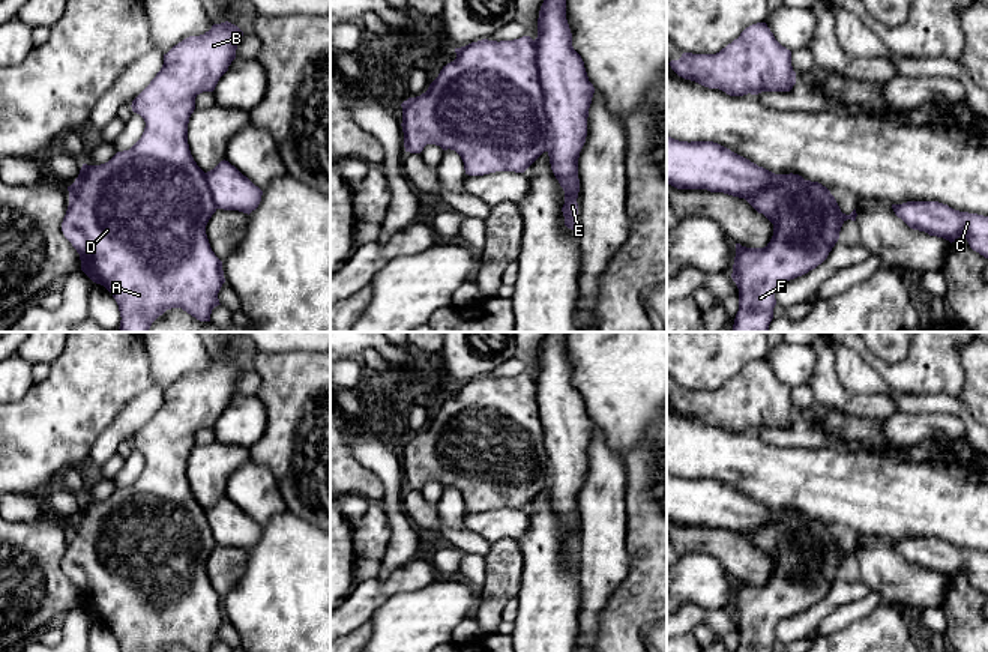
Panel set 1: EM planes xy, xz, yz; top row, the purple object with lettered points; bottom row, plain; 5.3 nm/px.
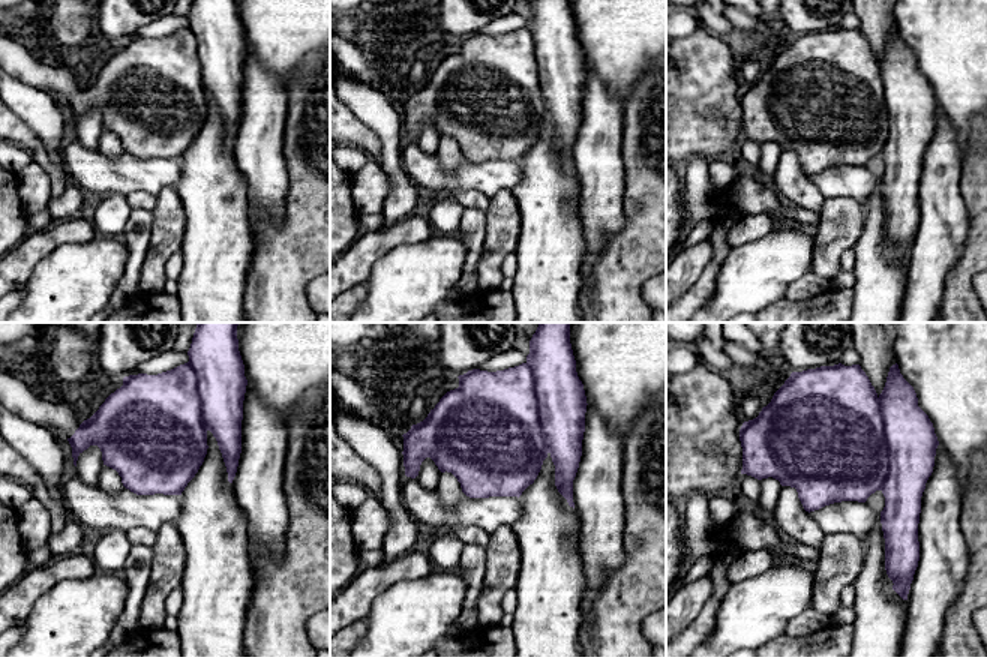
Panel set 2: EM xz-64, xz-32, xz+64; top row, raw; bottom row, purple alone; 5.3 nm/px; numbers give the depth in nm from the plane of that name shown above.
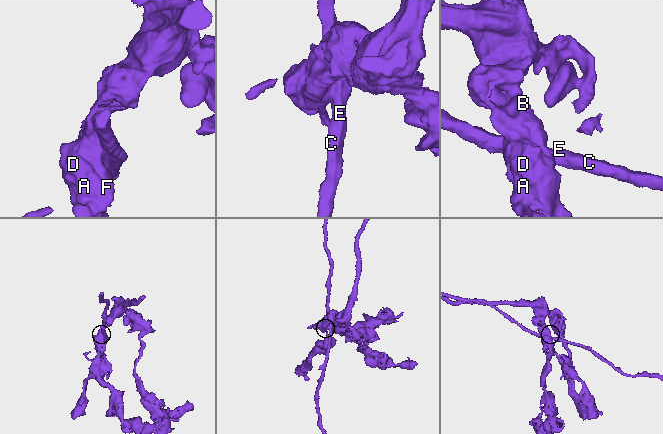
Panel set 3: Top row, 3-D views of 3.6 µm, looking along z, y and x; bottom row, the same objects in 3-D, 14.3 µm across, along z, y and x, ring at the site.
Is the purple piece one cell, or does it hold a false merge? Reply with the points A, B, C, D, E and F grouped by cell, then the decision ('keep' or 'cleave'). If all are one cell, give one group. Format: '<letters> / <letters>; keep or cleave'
A B C D E F; keep

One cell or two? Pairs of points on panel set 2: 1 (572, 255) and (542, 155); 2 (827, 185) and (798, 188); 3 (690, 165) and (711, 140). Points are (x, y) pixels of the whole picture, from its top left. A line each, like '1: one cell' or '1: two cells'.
1: one cell
2: two cells
3: two cells

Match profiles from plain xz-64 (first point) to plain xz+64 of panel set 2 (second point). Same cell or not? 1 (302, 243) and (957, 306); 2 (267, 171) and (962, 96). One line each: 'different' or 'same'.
1: same
2: different

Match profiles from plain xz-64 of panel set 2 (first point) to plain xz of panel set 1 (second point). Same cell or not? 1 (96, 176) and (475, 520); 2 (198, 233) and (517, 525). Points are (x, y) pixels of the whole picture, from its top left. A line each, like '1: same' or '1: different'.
1: same
2: different

